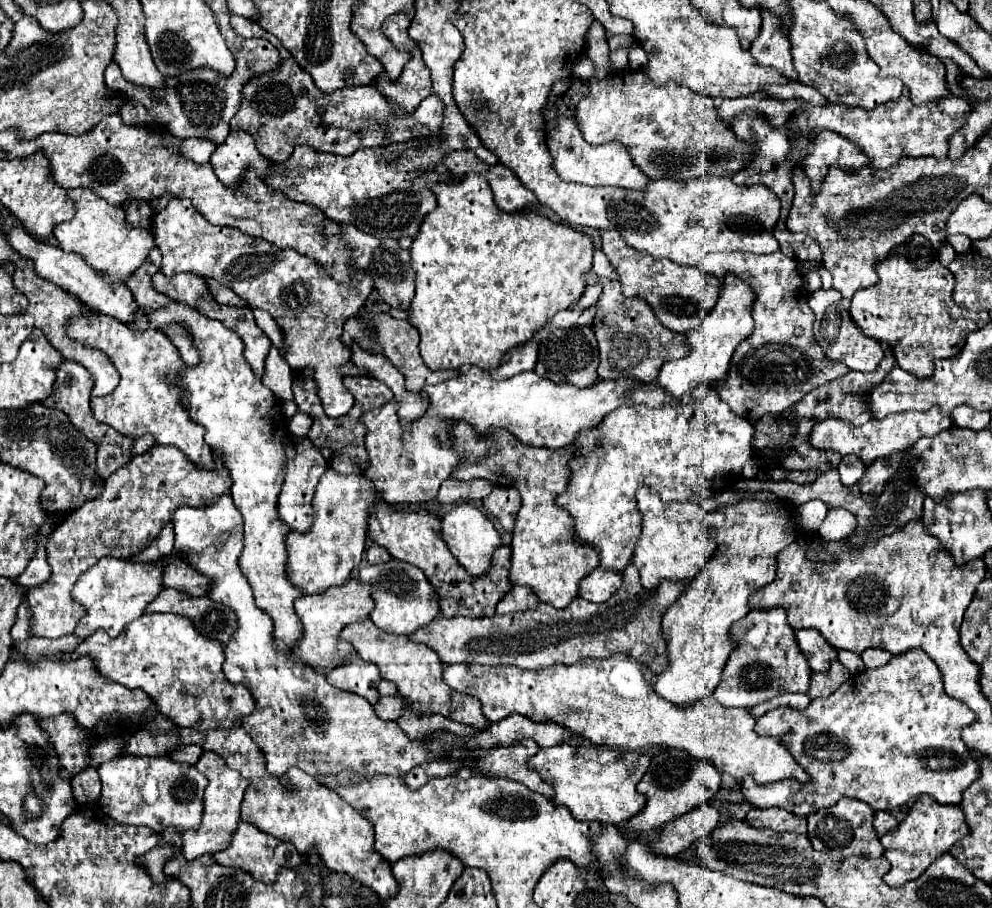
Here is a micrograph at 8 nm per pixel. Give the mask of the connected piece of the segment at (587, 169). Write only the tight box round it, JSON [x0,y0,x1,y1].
[547,115,649,189]

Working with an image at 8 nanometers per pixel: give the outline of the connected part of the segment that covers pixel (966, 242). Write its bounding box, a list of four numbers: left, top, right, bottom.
[947,235,972,253]

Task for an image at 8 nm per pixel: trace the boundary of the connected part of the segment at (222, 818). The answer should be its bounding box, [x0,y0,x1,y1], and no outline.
[181,751,249,861]

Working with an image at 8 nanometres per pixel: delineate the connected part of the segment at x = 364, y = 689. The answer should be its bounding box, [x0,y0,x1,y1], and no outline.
[327,655,381,705]

